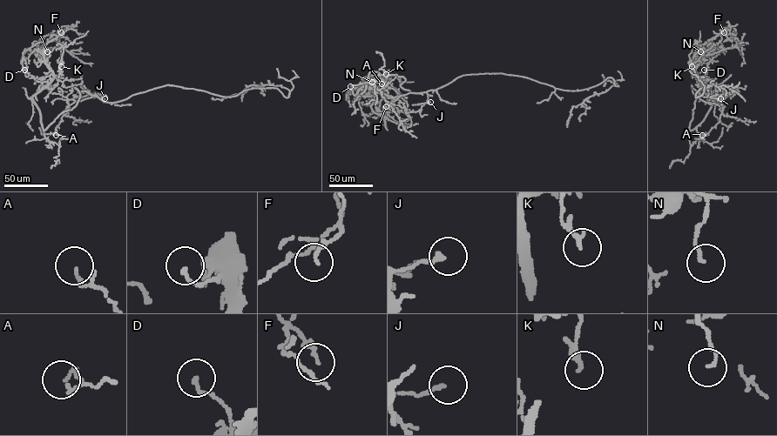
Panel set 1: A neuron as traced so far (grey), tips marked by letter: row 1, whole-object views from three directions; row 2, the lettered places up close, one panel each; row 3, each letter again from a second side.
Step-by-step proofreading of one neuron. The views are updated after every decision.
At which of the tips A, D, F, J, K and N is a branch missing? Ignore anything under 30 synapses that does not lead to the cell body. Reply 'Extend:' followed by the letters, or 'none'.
Extend: none

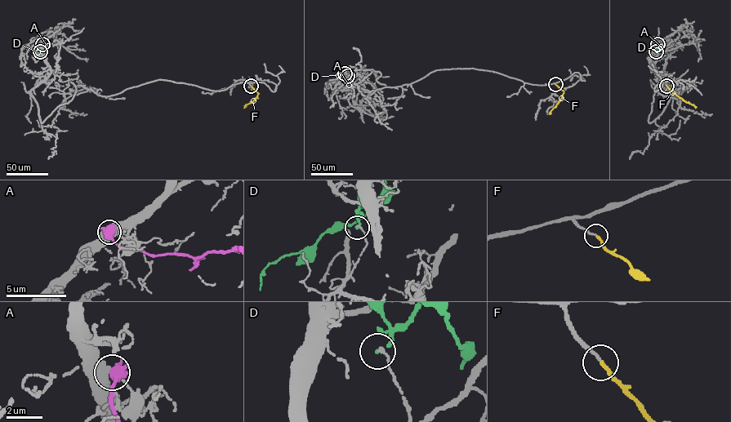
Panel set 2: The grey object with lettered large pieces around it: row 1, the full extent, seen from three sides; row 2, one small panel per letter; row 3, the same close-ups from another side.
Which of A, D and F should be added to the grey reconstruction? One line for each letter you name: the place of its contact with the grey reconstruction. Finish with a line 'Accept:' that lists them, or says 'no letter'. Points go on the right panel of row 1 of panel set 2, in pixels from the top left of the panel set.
F: contact (666, 86)
Accept: F

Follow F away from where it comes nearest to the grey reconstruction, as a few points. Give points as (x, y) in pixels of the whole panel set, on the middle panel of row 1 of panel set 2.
F: (555, 84), (563, 93), (549, 113)

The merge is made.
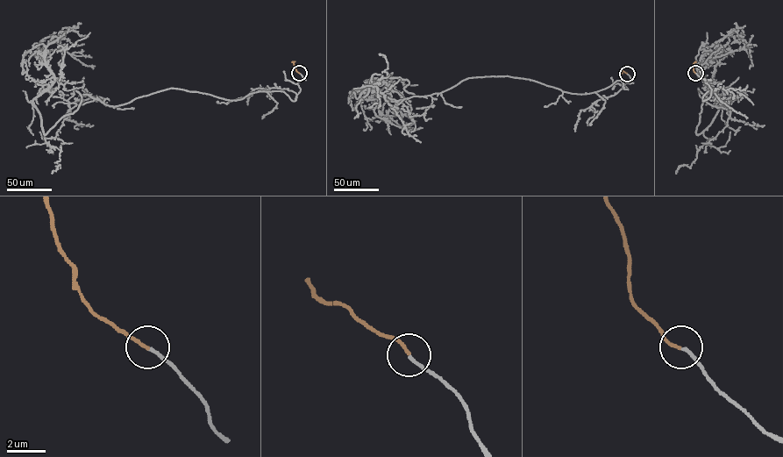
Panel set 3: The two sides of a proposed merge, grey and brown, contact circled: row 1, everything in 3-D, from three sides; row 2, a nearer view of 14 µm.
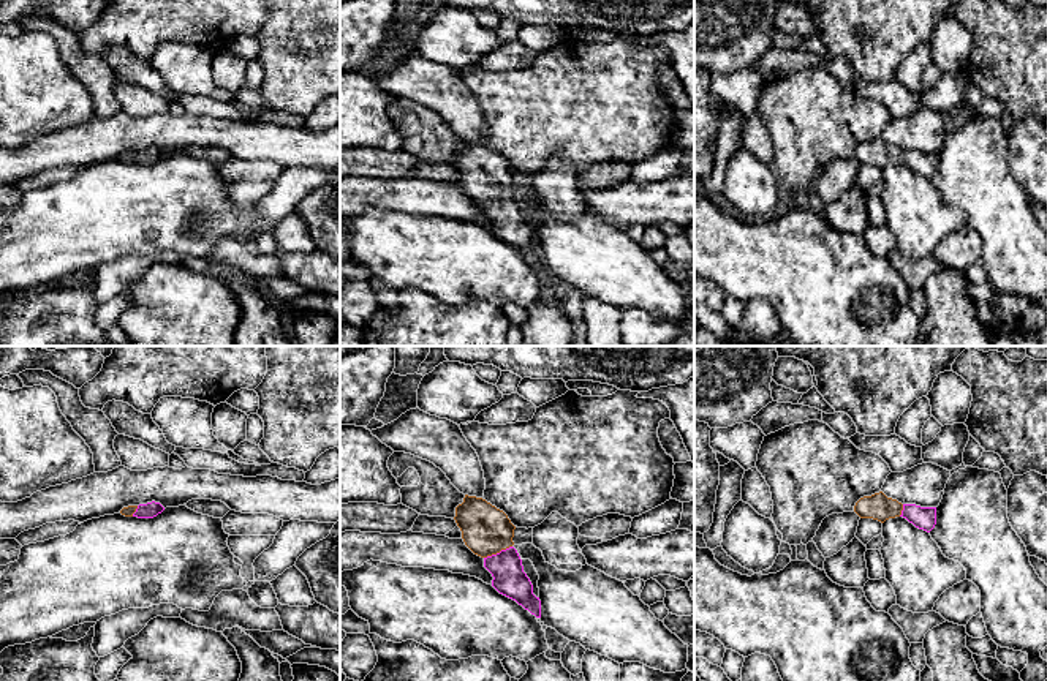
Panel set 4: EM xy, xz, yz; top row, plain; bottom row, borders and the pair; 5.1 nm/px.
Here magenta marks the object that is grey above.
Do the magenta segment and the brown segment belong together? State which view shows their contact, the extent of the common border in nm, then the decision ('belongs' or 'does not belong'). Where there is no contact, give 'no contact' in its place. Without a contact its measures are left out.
xz | 160 nm | belongs

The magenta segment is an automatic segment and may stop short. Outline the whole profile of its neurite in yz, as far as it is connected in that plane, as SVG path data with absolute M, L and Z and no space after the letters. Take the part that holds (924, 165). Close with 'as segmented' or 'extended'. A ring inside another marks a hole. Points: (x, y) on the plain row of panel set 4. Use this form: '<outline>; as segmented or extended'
M883 137L860 144L854 152L854 158L860 164L873 164L881 169L889 164L903 163L927 179L936 171L936 153L901 150L897 145L887 144Z; extended

